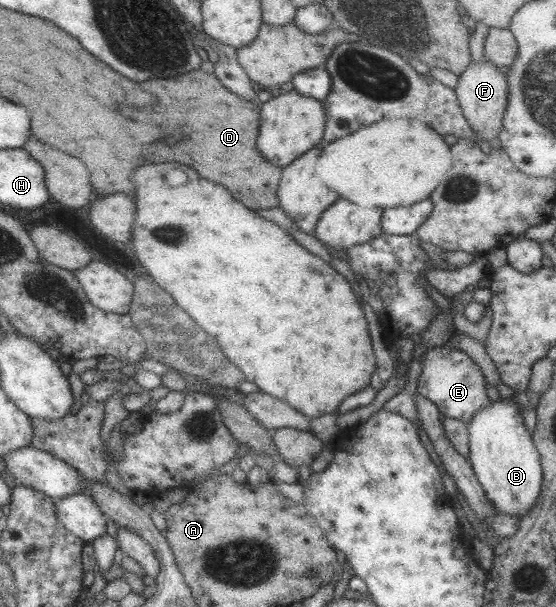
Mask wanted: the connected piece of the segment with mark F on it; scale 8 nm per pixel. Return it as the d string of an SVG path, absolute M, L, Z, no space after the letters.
M471 62L457 78L455 92L459 107L468 126L475 132L475 138L486 142L494 140L499 135L502 117L507 101L507 84L505 74L498 71L498 66L491 62Z

